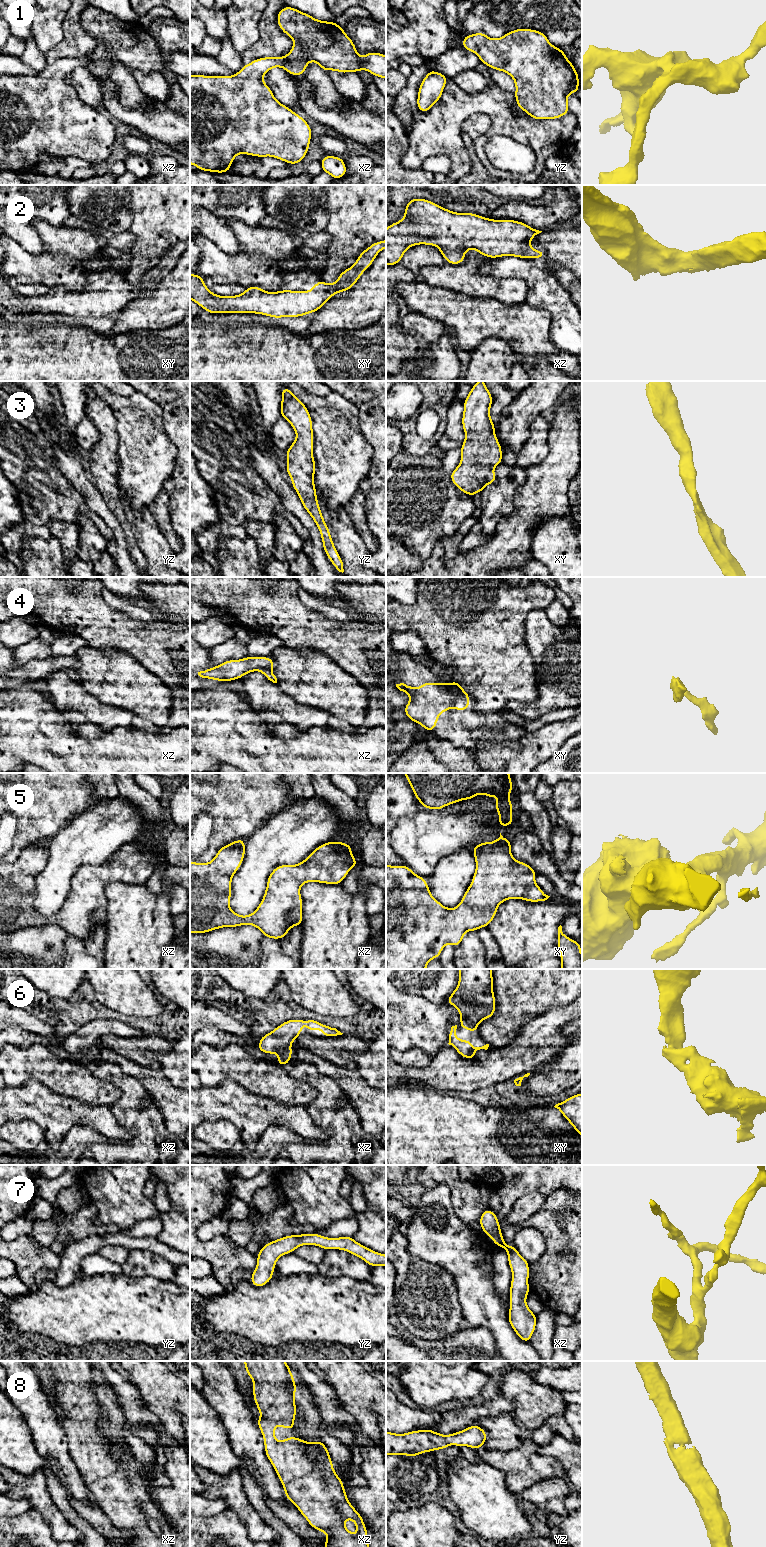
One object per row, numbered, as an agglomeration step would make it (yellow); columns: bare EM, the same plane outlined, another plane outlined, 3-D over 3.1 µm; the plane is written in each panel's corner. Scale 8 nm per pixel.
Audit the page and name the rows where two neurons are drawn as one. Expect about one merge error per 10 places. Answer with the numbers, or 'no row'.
4

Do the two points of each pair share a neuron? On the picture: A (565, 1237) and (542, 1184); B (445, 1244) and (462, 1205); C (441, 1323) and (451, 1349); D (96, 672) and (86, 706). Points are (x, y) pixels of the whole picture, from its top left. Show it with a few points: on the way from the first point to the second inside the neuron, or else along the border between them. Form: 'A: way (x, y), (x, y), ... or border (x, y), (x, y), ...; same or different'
A: border (570, 1191), (557, 1189), (546, 1196); different
B: border (451, 1193), (453, 1211), (469, 1226); different
C: border (467, 1325), (447, 1335), (439, 1342); different
D: border (84, 688), (101, 702), (111, 705); different

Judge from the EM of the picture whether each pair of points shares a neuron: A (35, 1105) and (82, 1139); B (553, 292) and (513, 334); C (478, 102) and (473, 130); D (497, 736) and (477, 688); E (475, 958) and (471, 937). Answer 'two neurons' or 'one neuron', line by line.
A: two neurons
B: two neurons
C: two neurons
D: two neurons
E: one neuron

